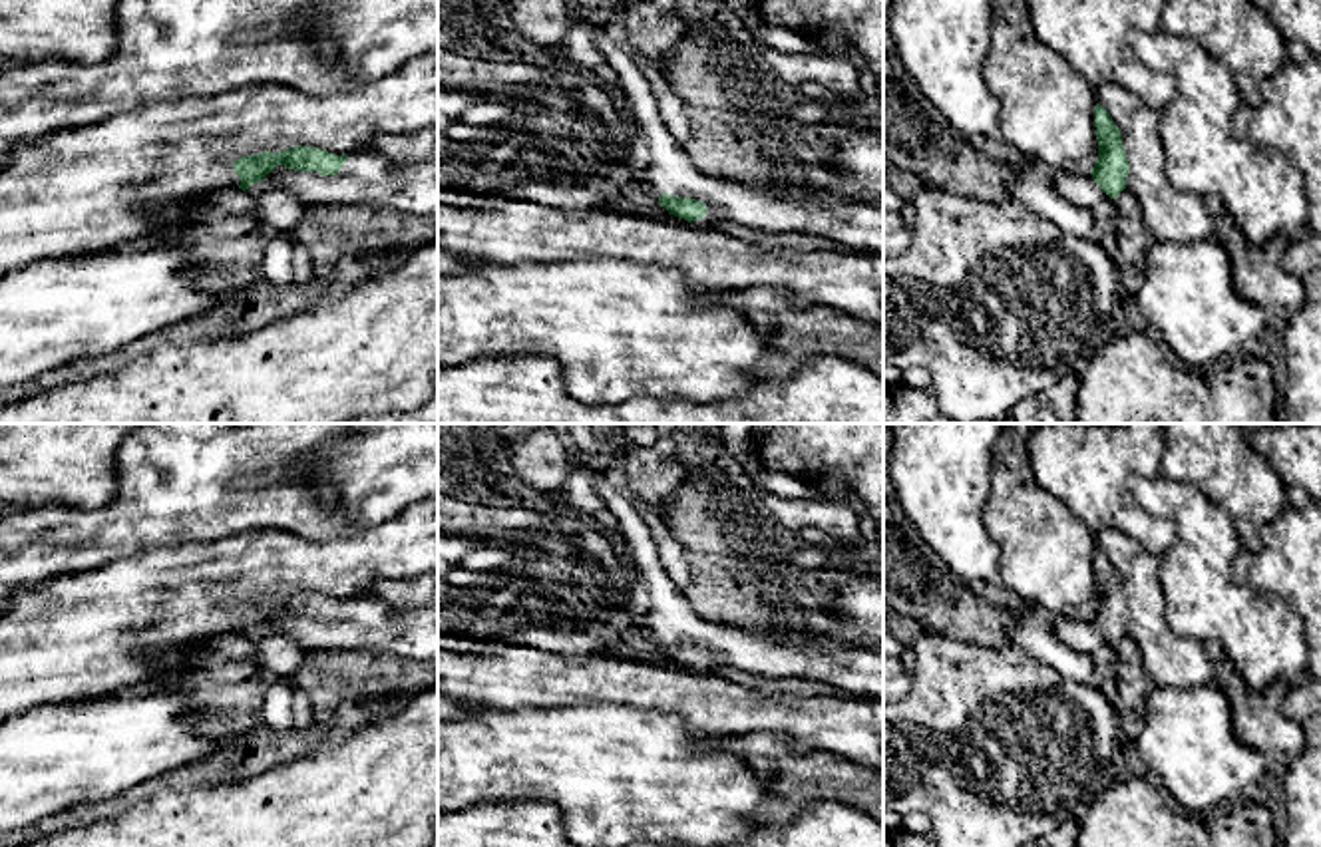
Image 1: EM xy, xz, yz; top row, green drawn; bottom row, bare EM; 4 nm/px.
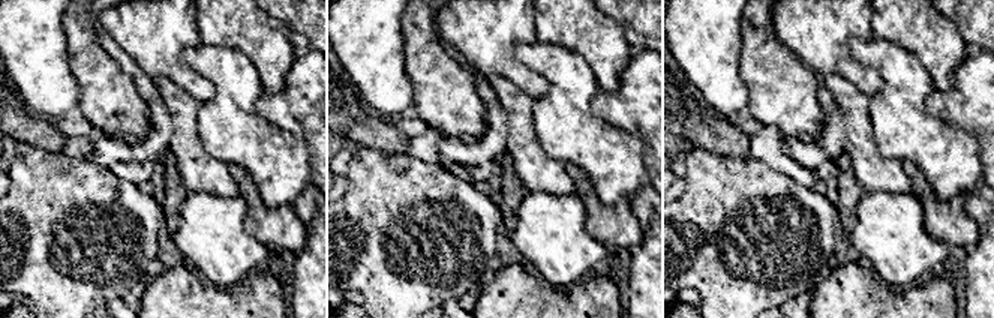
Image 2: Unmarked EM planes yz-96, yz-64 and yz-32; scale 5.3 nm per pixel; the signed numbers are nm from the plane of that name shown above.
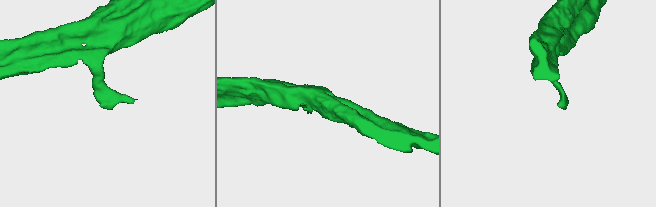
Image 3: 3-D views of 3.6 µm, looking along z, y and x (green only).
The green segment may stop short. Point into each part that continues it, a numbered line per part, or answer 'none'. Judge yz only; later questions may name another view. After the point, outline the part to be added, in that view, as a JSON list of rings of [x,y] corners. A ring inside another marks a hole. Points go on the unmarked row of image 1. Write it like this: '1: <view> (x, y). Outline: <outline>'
none

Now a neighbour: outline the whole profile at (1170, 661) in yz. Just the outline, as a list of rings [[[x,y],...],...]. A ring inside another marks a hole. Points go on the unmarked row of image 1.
[[[1104,527],[1096,533],[1100,549],[1122,581],[1130,608],[1126,634],[1134,640],[1146,676],[1158,688],[1192,690],[1216,682],[1204,642],[1176,634],[1166,620],[1160,587],[1160,559],[1134,537]]]

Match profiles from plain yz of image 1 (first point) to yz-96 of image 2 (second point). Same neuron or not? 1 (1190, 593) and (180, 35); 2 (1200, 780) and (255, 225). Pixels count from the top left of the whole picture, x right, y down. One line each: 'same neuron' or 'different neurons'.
1: different neurons
2: different neurons

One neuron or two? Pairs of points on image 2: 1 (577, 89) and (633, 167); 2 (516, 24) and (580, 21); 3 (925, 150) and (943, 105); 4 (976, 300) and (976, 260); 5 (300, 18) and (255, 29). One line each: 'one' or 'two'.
1: one
2: two
3: two
4: one
5: two

